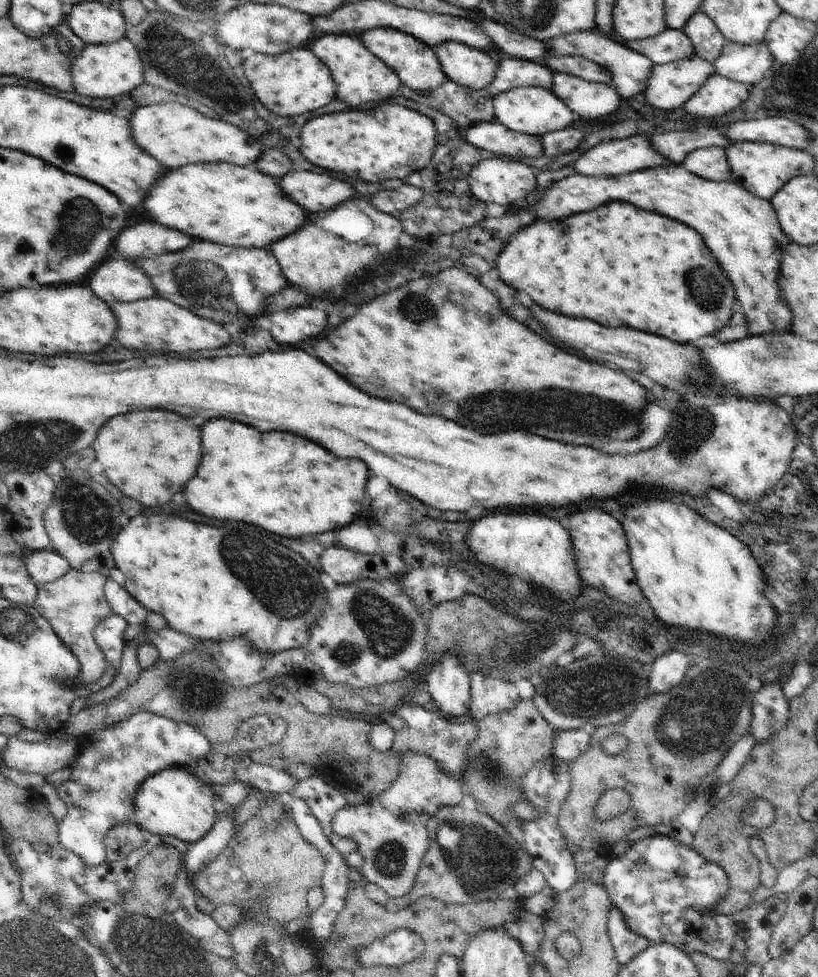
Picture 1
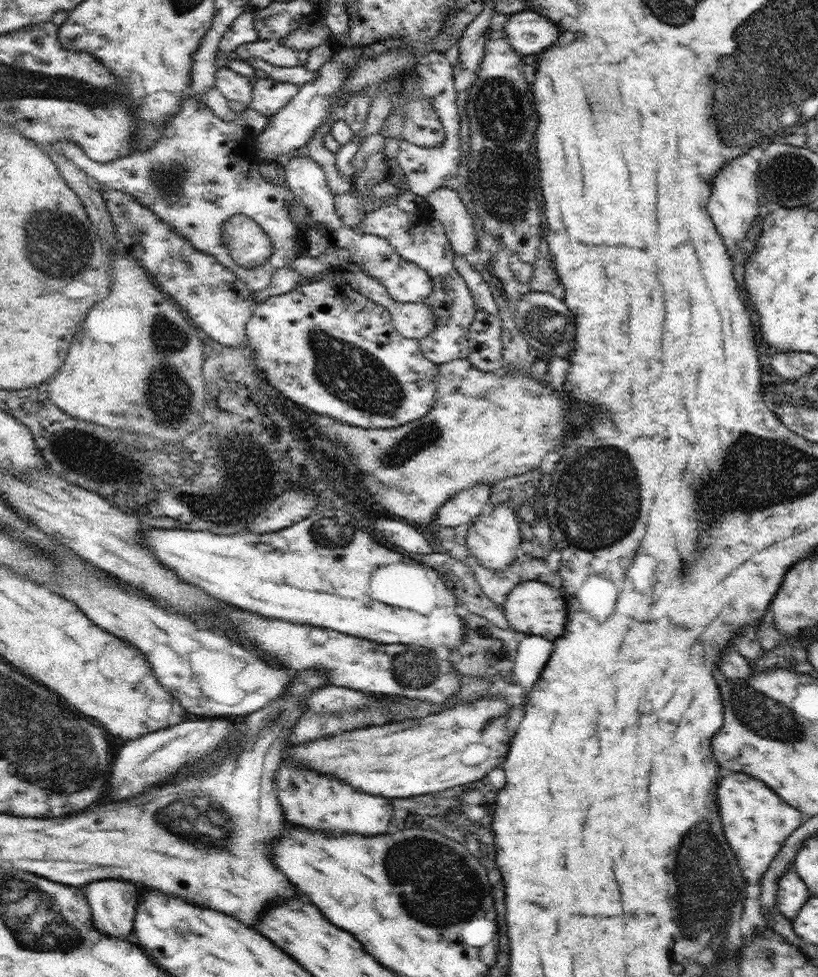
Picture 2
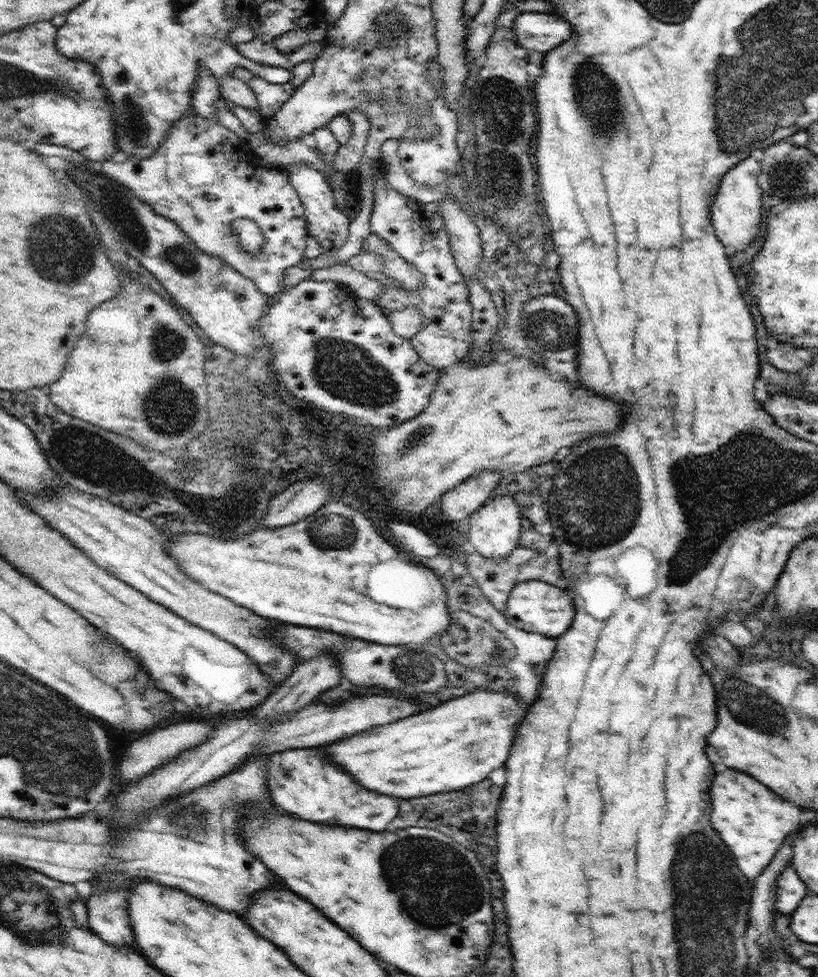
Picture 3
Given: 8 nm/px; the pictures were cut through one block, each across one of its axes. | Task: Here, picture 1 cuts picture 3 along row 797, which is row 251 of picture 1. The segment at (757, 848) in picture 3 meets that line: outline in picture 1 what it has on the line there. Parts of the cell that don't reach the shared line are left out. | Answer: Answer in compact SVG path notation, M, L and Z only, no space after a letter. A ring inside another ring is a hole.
M672 163L622 176L589 177L577 173L556 182L534 206L520 201L508 209L512 214L518 214L518 209L520 213L532 212L540 220L560 220L574 212L598 208L612 200L630 202L642 210L666 214L692 226L704 238L706 246L712 250L736 288L736 296L742 302L748 322L748 337L766 332L790 332L792 312L782 304L776 280L782 246L791 238L780 228L771 201L748 192L742 185L731 181L706 180L688 172L681 164Z

